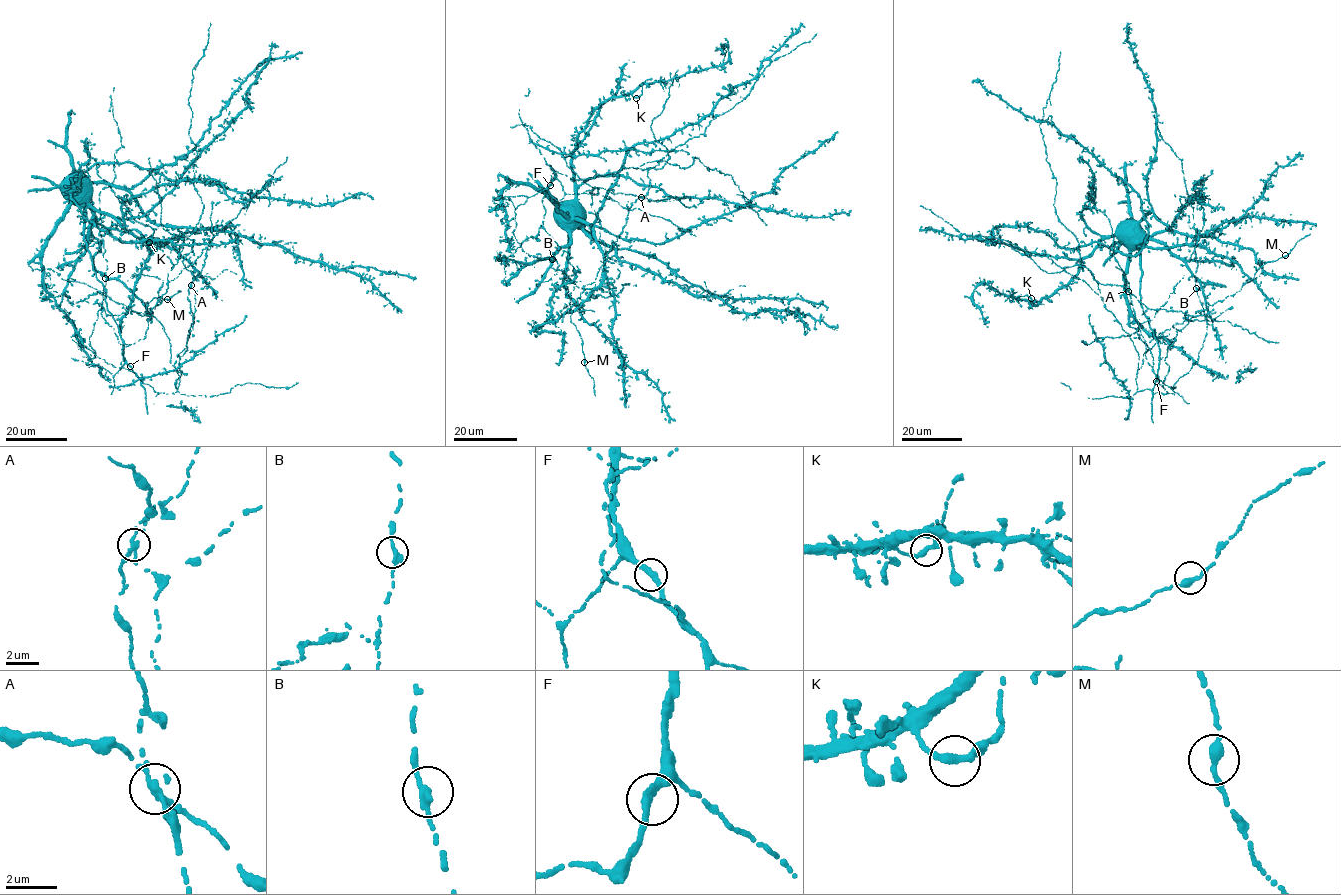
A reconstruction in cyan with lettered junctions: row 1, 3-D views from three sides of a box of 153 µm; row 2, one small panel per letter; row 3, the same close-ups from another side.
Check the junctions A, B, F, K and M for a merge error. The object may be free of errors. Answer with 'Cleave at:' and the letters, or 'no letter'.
Cleave at: A

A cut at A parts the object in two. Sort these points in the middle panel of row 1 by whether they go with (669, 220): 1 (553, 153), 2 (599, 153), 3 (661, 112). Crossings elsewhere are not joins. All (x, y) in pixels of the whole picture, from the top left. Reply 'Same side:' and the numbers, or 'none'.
Same side: none

